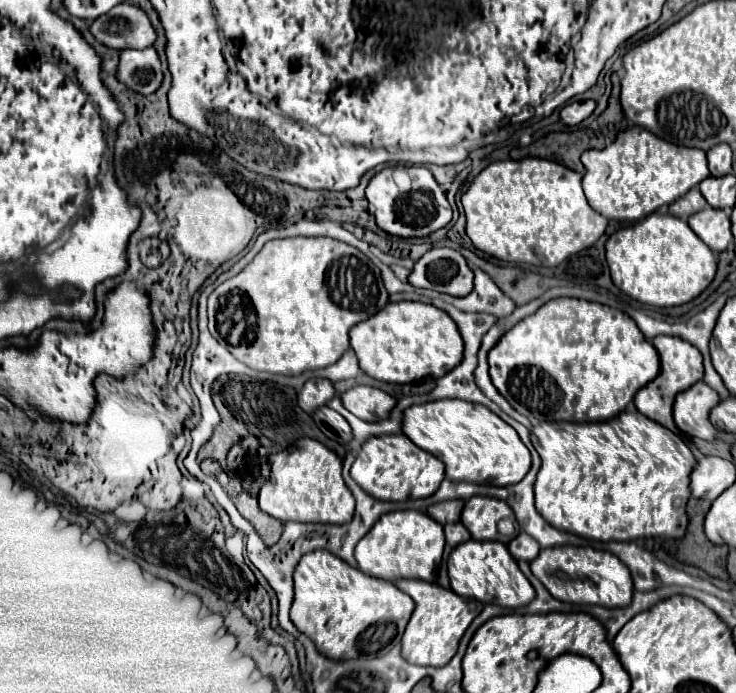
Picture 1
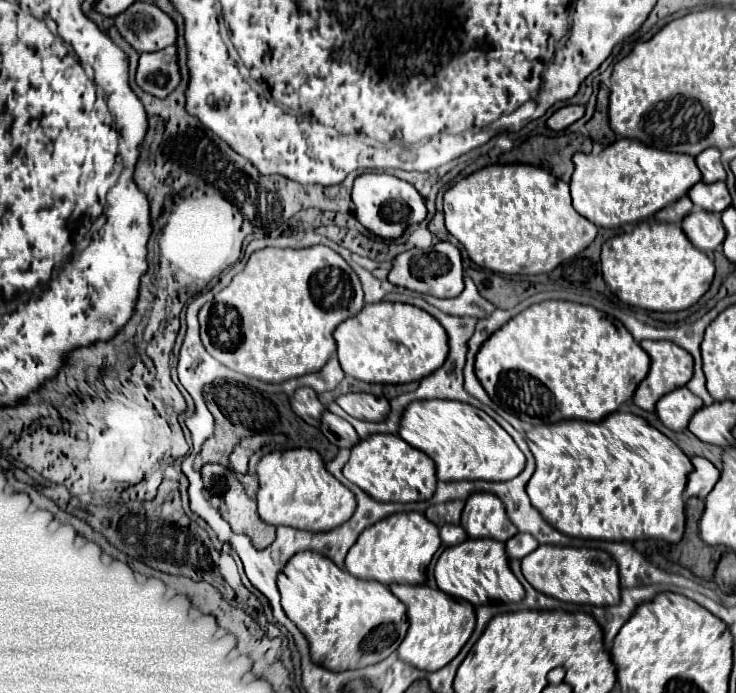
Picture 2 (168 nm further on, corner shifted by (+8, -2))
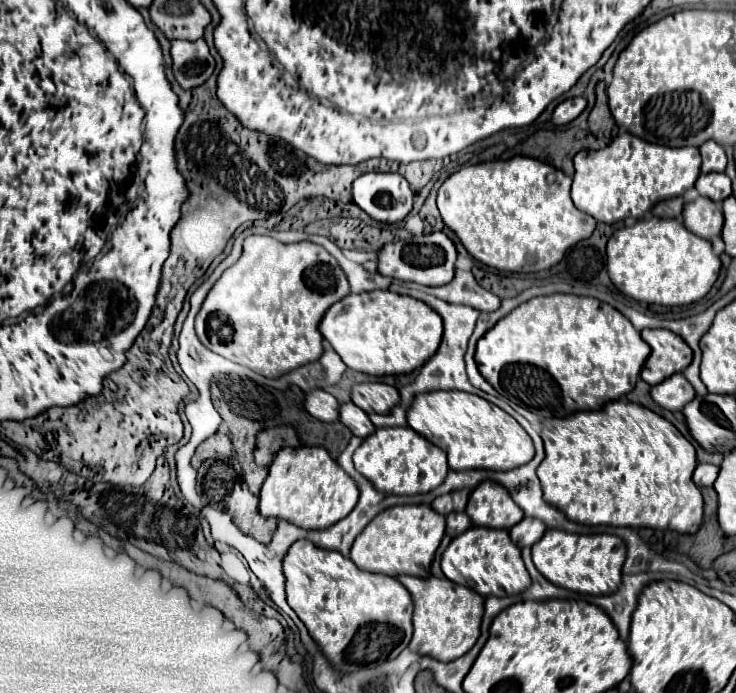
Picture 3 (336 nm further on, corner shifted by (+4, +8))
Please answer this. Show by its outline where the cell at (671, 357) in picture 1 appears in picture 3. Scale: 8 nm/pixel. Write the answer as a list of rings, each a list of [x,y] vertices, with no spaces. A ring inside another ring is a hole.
[[[643,329],[641,337],[651,347],[651,355],[641,369],[641,377],[649,385],[657,385],[671,377],[673,373],[681,373],[691,365],[691,347],[683,341],[683,337],[675,335],[673,331]]]

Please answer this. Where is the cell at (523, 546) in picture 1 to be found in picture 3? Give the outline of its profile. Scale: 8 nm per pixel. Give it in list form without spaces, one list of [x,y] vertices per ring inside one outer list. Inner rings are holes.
[[[525,517],[525,519],[521,519],[517,525],[513,525],[509,529],[509,535],[511,535],[511,541],[517,547],[531,547],[531,545],[535,545],[535,541],[539,537],[543,537],[545,529],[547,527],[541,521],[531,519],[531,517]]]

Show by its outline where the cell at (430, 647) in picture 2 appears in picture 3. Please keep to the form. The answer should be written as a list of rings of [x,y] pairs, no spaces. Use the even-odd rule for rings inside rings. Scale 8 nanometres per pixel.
[[[397,577],[413,597],[413,637],[409,649],[421,655],[429,655],[437,661],[455,661],[465,655],[479,637],[479,625],[483,617],[483,597],[471,589],[437,577]]]

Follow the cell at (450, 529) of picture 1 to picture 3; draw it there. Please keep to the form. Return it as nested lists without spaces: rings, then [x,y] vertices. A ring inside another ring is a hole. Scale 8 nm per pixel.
[[[449,513],[449,515],[447,515],[447,529],[445,529],[445,533],[447,533],[449,537],[461,535],[461,533],[465,533],[469,527],[471,527],[471,521],[469,521],[469,517],[467,517],[465,513]]]

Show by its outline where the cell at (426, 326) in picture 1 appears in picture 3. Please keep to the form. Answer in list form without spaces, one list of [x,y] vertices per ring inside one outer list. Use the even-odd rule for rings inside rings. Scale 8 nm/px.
[[[393,291],[351,293],[337,301],[321,321],[321,333],[343,363],[373,377],[411,373],[425,365],[443,339],[443,319],[419,299]]]

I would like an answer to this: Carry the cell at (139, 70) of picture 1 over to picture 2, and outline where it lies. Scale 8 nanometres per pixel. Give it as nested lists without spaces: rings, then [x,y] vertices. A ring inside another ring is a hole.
[[[167,47],[155,53],[141,53],[137,69],[137,85],[155,95],[167,97],[181,83],[177,47]]]

